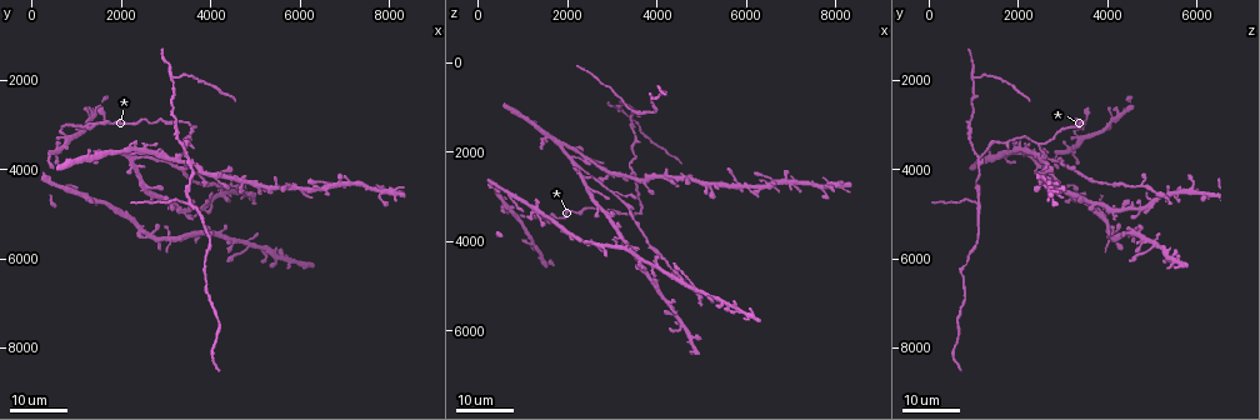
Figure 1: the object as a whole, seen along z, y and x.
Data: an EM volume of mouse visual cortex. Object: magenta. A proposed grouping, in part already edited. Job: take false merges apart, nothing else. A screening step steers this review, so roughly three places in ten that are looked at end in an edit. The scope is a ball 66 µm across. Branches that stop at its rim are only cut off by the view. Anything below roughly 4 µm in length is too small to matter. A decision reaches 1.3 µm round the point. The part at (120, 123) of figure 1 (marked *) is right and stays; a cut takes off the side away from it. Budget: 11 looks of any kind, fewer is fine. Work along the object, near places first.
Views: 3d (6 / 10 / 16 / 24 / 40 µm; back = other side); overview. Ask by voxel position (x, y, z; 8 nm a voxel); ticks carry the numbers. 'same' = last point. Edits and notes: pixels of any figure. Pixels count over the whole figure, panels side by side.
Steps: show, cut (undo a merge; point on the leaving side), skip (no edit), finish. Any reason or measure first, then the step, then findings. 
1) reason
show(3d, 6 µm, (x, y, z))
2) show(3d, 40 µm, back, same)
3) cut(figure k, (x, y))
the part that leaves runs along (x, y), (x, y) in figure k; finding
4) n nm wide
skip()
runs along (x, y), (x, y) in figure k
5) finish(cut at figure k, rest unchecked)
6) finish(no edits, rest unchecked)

three-way junction
show(3d, 24 µm, (2250, 3800, 2350))

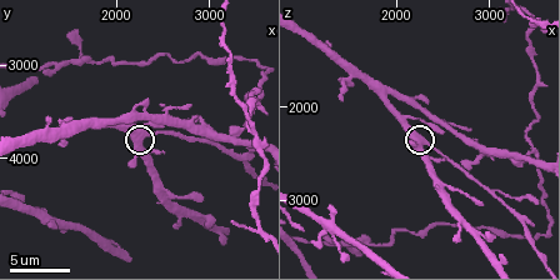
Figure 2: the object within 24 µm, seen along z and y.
closer look
show(3d, 6 µm, (2250, 3800, 2400))

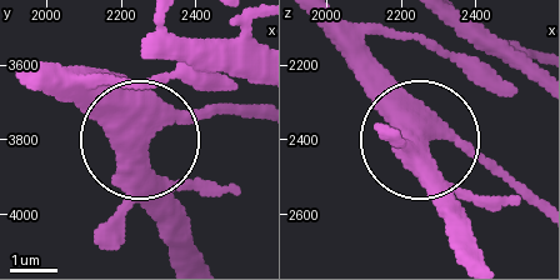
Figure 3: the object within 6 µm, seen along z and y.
3 arms
skip()
continuous, no second cell

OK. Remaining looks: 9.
show(3d, 16 µm, (3500, 3400, 2400))

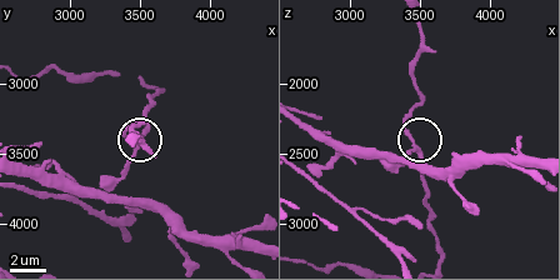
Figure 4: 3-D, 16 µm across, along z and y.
show(3d, 6 µm, same)

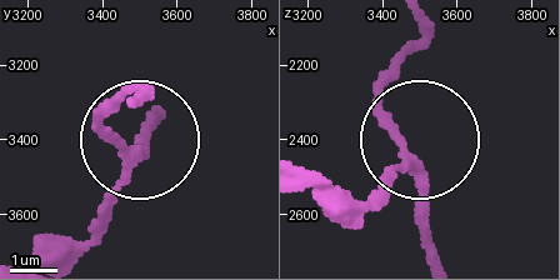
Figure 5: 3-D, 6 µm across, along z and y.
190 nm wide
skip()
runs along (156, 113), (124, 144), (96, 116), (104, 100) in figure 5; all the same cell

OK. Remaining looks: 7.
thin arm on a thick one
show(3d, 16 µm, (4900, 5750, 5050))

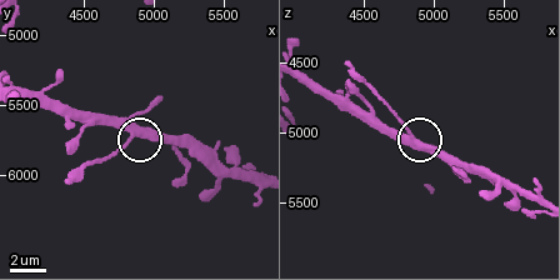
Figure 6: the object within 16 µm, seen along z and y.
closer look
show(3d, 10 µm, (4860, 5740, 5040))

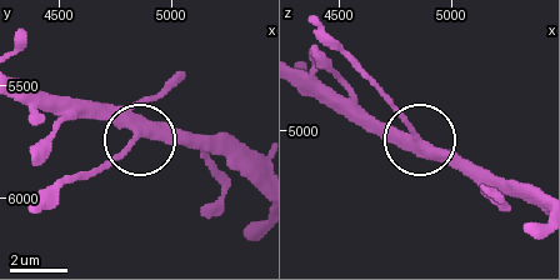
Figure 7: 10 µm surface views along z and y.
skip()
runs along (304, 71), (411, 136), (404, 115), (378, 89) in figure 7; continuous, no second cell

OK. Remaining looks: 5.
three-way junction
show(3d, 16 µm, (4450, 4400, 4800))

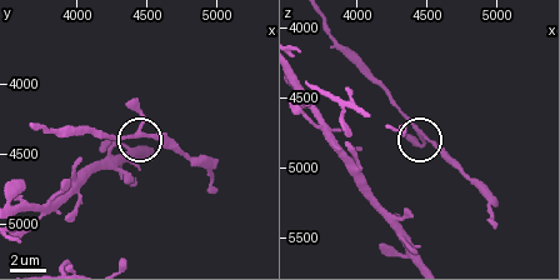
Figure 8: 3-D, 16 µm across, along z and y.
closer look
show(3d, 6 µm, (4460, 4360, 4760))

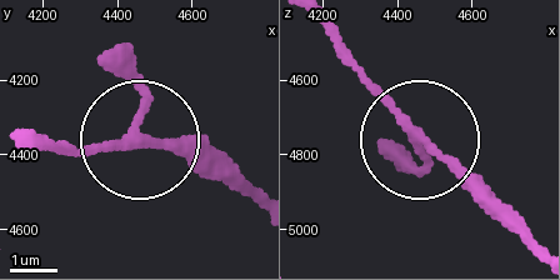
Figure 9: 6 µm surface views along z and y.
skip()
runs along (24, 133), (60, 144), (191, 144), (224, 164) in figure 9; one cell here

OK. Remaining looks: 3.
side arm on a straight run
show(3d, 6 µm, (3050, 3800, 2950))

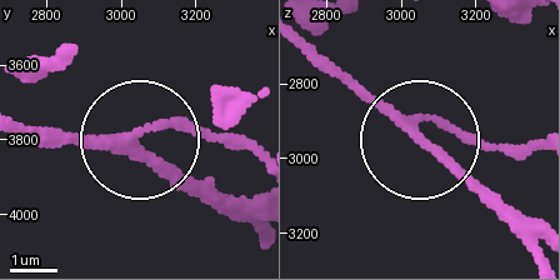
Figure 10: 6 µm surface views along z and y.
3 arms
skip()
runs along (305, 39), (401, 126), (436, 118), (528, 150) in figure 10; continuous, no second cell

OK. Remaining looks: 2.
thin arm on a thick one
show(3d, 6 µm, (3550, 4800, 1100))

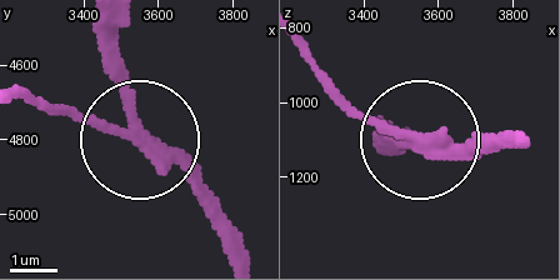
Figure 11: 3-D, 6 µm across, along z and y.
3 arms
cut(figure 11, (93, 114))
the part that leaves runs along (145, 146), (25, 99) in figure 11; two cells meet here

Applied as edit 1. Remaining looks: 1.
finish(cut at figure 11, rest unchecked)

